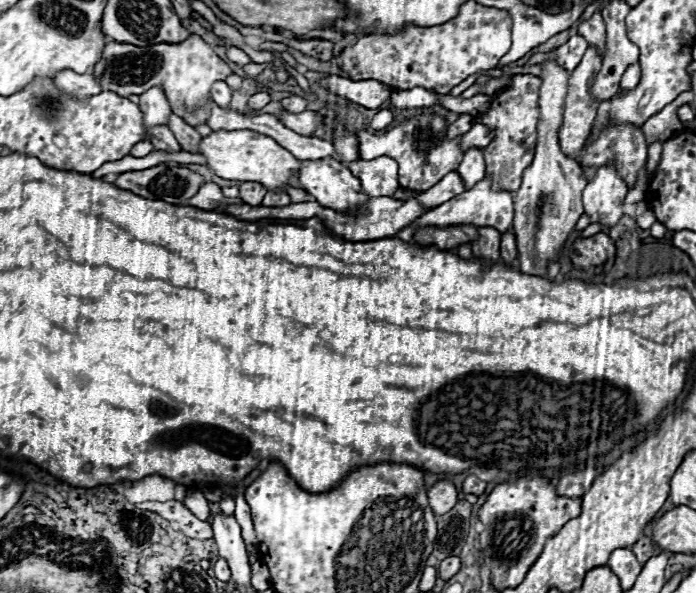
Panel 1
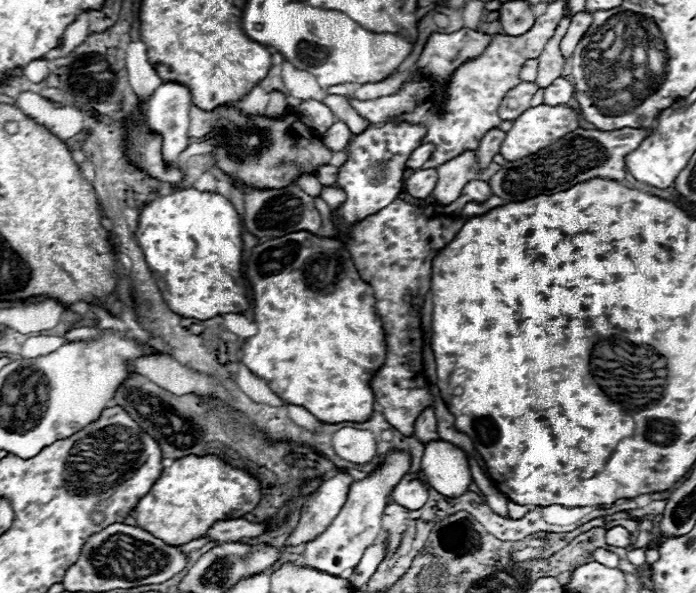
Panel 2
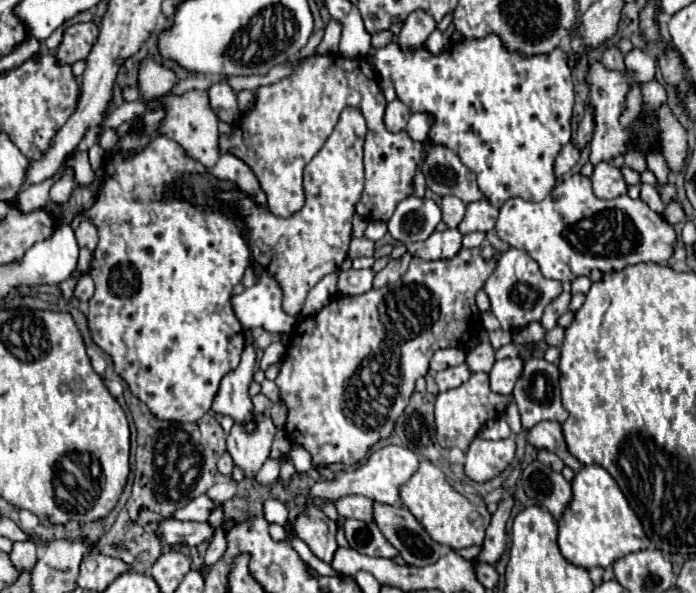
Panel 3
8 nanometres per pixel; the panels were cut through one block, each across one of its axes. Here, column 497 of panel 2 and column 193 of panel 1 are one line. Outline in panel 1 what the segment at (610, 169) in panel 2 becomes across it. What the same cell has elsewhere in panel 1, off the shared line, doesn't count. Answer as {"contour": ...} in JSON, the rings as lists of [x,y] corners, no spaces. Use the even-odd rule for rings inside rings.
{"contour":[[[158,164],[148,170],[122,172],[114,180],[114,184],[142,198],[186,206],[186,200],[190,200],[198,192],[204,180],[200,174],[188,168],[168,168],[166,164]]]}

